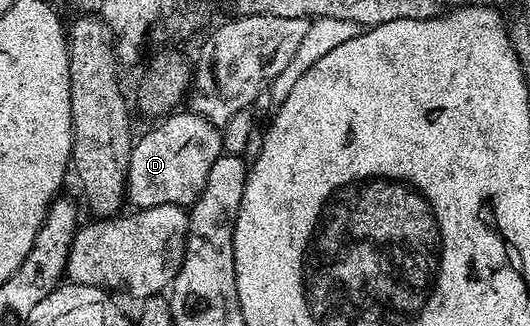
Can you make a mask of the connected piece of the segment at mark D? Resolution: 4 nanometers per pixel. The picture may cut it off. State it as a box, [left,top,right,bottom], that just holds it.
[126,112,224,208]

